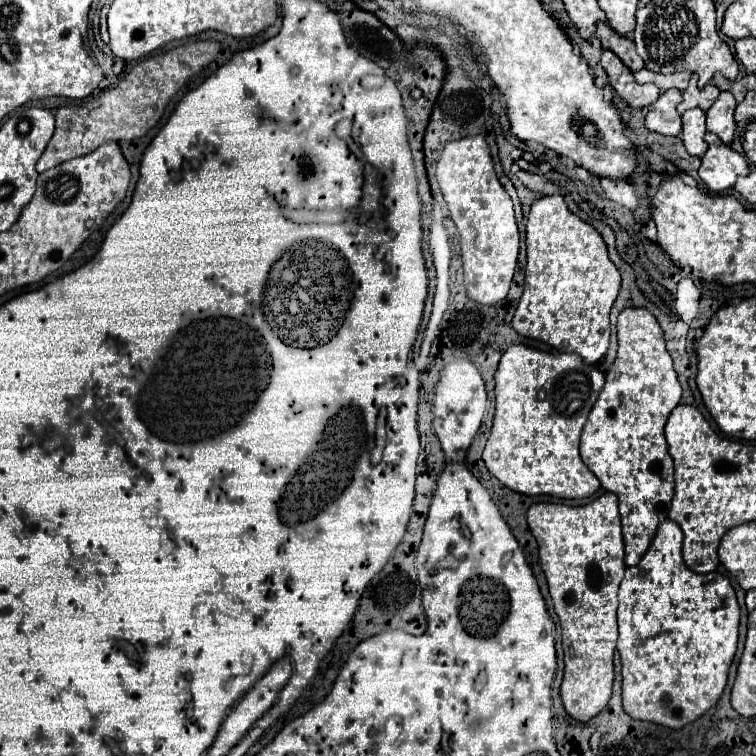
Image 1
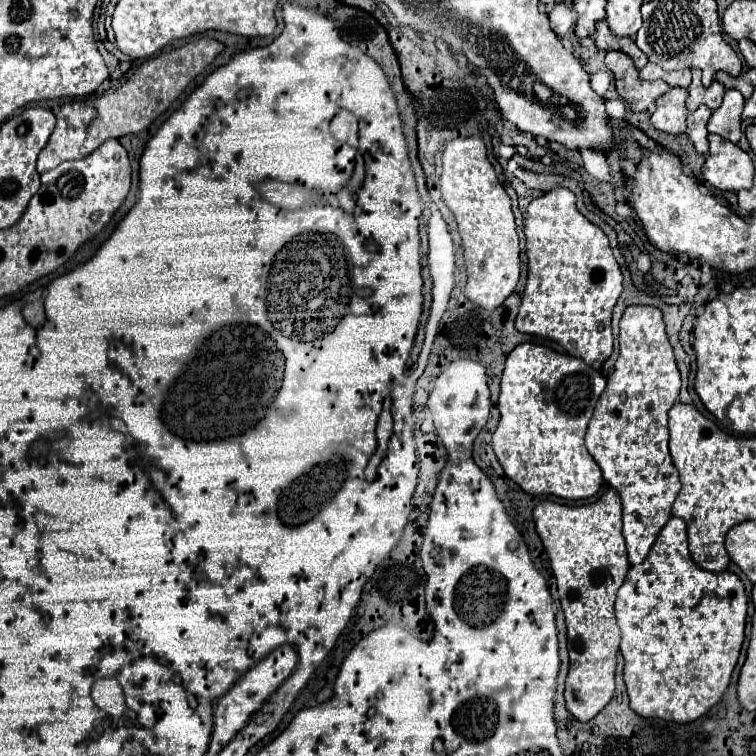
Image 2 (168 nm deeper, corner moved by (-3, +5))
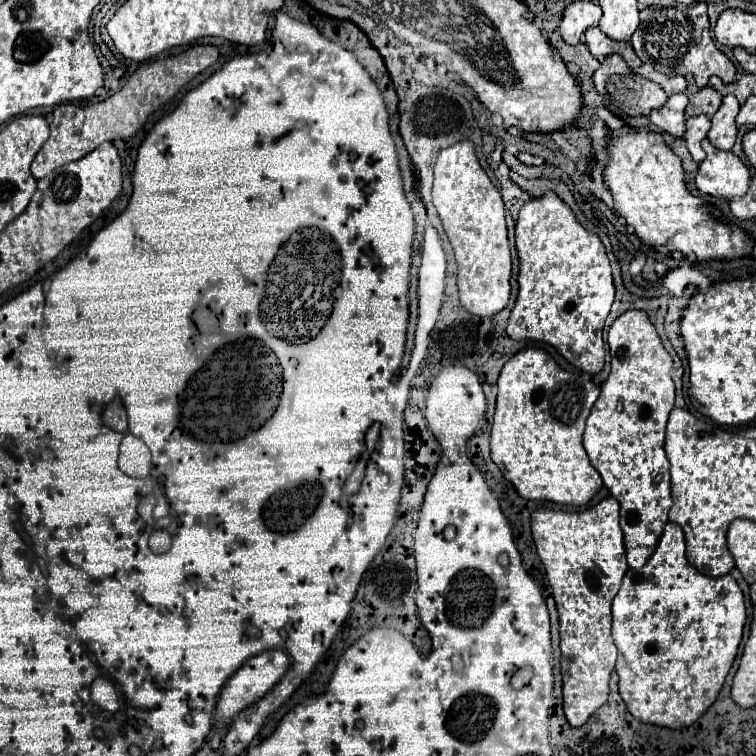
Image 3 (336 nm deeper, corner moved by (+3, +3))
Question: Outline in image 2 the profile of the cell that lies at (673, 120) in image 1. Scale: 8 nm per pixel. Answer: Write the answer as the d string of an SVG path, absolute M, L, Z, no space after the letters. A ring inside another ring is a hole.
M669 89L665 95L661 95L657 99L657 109L651 115L651 123L655 129L665 131L665 133L673 133L679 135L685 131L685 119L687 119L687 107L685 107L685 99L687 99L687 89Z

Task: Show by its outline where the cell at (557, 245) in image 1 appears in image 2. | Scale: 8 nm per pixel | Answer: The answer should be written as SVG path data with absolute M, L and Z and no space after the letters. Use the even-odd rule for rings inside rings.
M557 187L529 203L525 217L525 237L529 275L515 327L521 333L557 341L569 355L581 357L587 365L593 365L597 361L603 363L613 353L611 311L615 307L617 297L621 295L623 285L623 275L609 247L607 235L579 213L579 209L575 207L575 195L569 189Z

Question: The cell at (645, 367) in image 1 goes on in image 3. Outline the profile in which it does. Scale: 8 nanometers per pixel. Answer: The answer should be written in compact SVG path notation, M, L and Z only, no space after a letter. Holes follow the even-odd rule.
M625 311L611 325L611 337L607 337L611 353L611 373L601 385L601 395L595 401L583 435L583 445L591 465L603 477L605 487L621 503L621 529L625 533L627 563L631 569L641 569L657 549L657 541L667 523L671 509L671 485L669 485L669 459L665 455L665 425L675 403L675 385L671 379L673 361L665 351L653 323L645 311Z

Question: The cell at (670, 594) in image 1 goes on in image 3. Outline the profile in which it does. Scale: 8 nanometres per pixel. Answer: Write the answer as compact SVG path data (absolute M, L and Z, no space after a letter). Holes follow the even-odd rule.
M667 523L657 551L641 571L629 569L625 573L623 585L613 599L613 639L619 649L615 671L619 675L619 693L629 713L643 723L659 727L681 729L693 725L717 699L737 657L745 621L747 611L737 581L731 575L715 579L695 571L685 559L683 529Z

